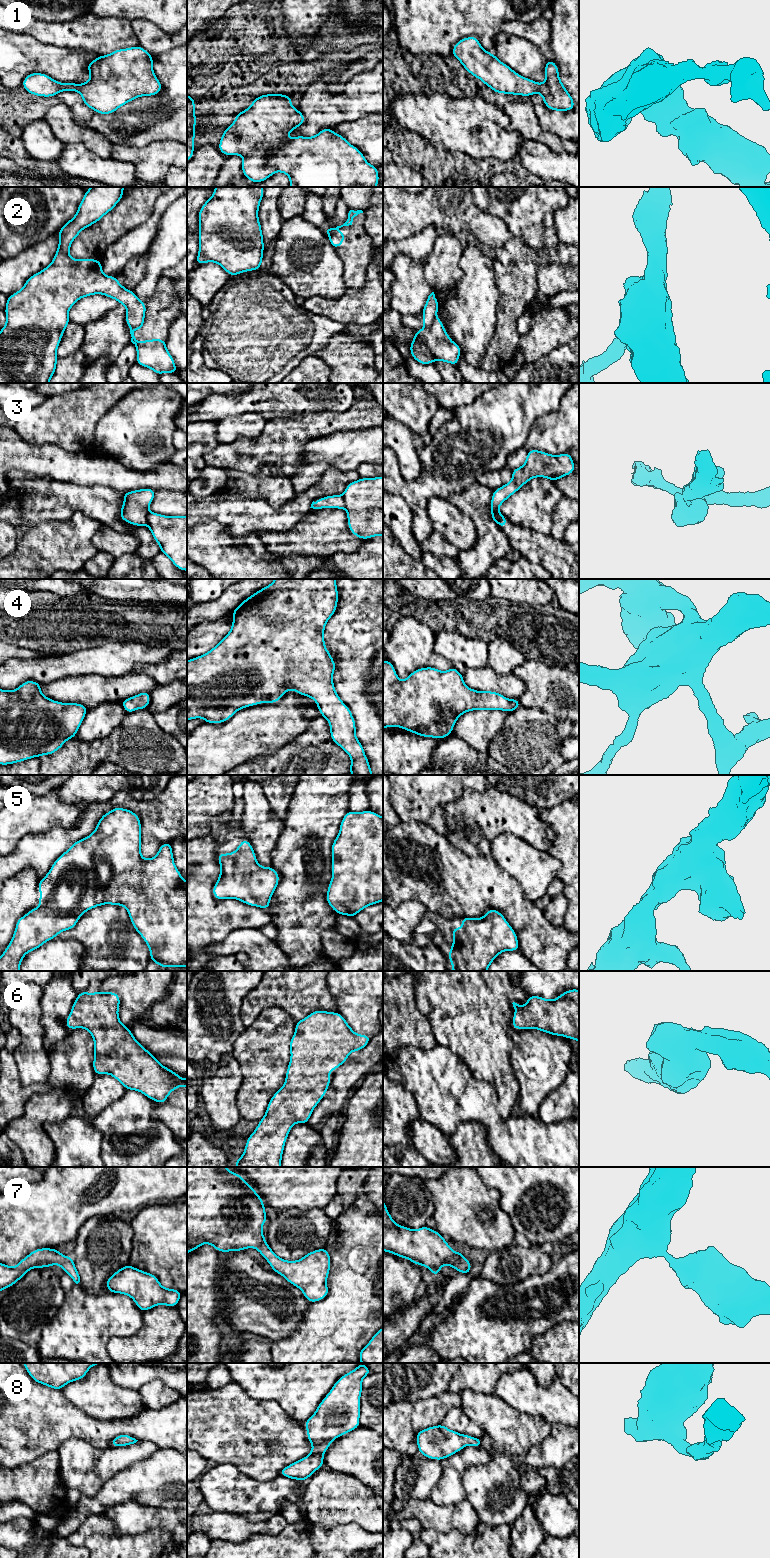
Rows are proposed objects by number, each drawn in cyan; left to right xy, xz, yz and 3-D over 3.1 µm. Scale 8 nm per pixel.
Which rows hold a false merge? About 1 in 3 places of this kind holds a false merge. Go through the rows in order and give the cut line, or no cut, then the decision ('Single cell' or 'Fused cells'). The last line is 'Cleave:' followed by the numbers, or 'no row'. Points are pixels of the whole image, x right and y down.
1: No split. Single cell
2: Split along yz (435, 315), (432, 322), (425, 327). Fused cells
3: Split along xy (149, 512), (147, 524). Fused cells
4: No split. Single cell
5: No split. Single cell
6: No split. Single cell
7: No split. Single cell
8: No split. Single cell
Cleave: 2, 3

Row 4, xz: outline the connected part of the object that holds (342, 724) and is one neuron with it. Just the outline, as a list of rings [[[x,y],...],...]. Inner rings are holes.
[[[275,579],[268,586],[258,590],[248,598],[246,598],[233,612],[233,622],[229,633],[210,651],[196,658],[187,661],[187,721],[195,718],[203,718],[205,723],[219,724],[230,719],[238,710],[258,705],[261,703],[276,703],[292,689],[294,692],[306,697],[312,698],[319,709],[321,716],[325,717],[330,725],[330,735],[332,741],[340,746],[351,759],[351,765],[348,774],[352,775],[374,775],[371,771],[369,761],[365,755],[364,748],[356,737],[356,724],[351,710],[341,701],[339,695],[335,691],[333,682],[333,673],[336,663],[327,650],[323,637],[325,626],[328,620],[336,612],[338,604],[338,588],[336,579]]]

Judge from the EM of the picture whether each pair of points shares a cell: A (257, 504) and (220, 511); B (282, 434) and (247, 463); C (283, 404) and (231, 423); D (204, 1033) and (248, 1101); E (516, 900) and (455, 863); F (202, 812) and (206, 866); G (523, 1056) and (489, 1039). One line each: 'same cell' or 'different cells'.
A: same cell
B: same cell
C: different cells
D: different cells
E: same cell
F: different cells
G: different cells

